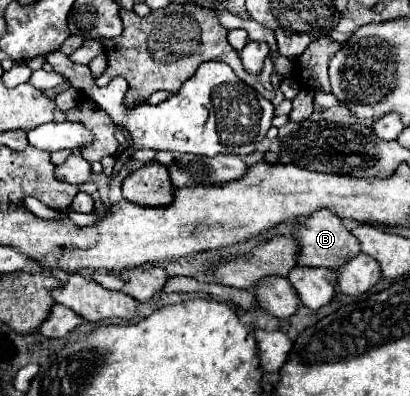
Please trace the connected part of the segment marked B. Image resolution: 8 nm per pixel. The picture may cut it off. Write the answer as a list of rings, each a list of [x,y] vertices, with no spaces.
[[[319,209],[309,217],[303,217],[293,223],[291,237],[297,241],[297,263],[303,267],[327,267],[339,269],[343,263],[361,253],[359,241],[351,235],[351,231],[341,223],[339,217],[331,215],[327,209]]]

